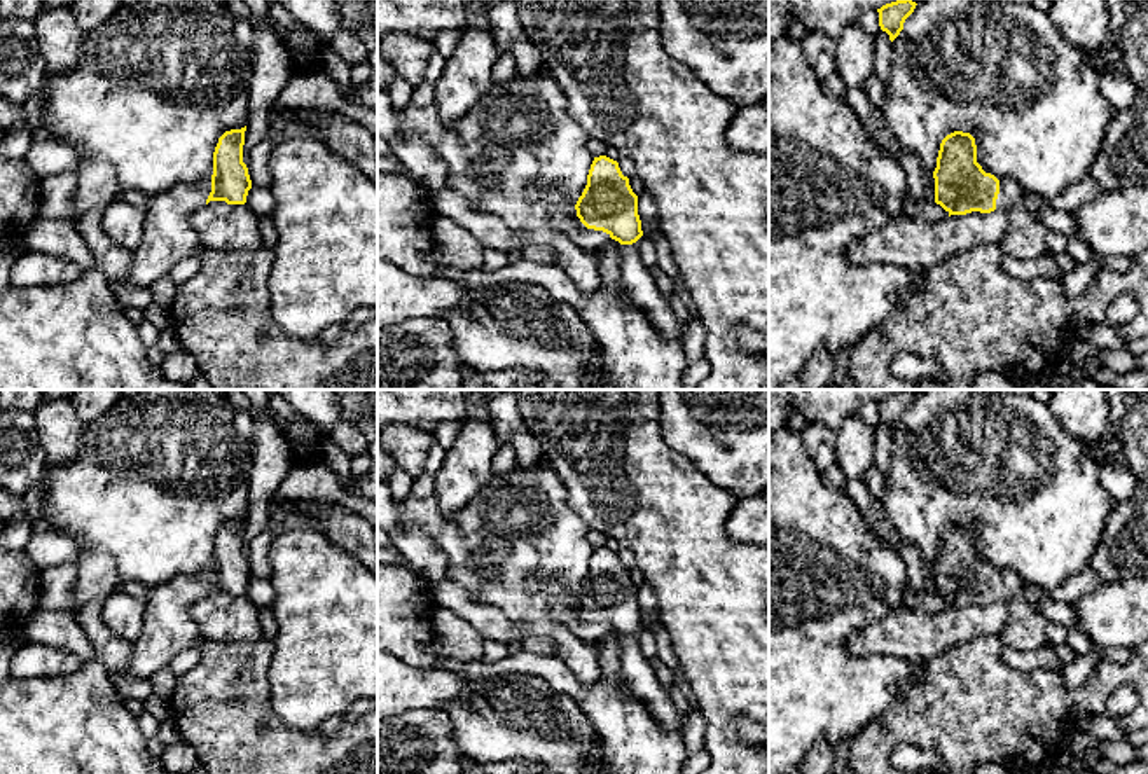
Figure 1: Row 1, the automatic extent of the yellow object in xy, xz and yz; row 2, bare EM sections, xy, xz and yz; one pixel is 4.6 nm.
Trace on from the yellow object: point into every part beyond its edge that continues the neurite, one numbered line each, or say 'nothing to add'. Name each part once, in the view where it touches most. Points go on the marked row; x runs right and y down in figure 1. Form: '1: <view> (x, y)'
1: xz (570, 224)

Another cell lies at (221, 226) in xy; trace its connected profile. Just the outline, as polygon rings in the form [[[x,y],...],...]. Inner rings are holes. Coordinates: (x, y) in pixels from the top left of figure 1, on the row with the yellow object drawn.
[[[210,201],[190,217],[190,222],[206,248],[232,252],[262,246],[259,215],[246,204]]]

